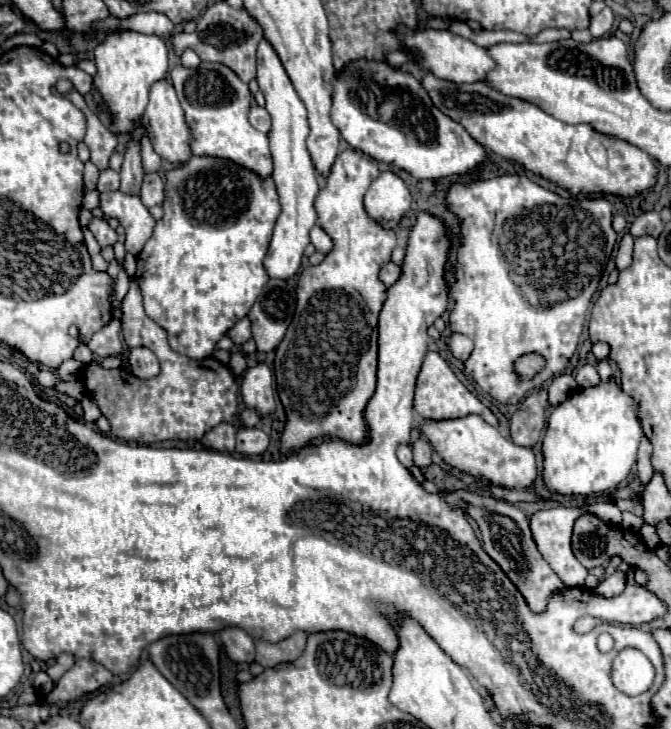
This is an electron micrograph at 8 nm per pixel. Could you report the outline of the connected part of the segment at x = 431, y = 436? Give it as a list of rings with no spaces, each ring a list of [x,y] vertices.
[[[468,415],[462,419],[448,419],[448,421],[422,421],[422,435],[434,445],[438,455],[452,467],[468,473],[472,477],[486,479],[494,485],[512,487],[512,489],[528,489],[536,477],[536,457],[532,449],[518,447],[510,439],[504,439],[496,427],[488,425],[478,415]]]

